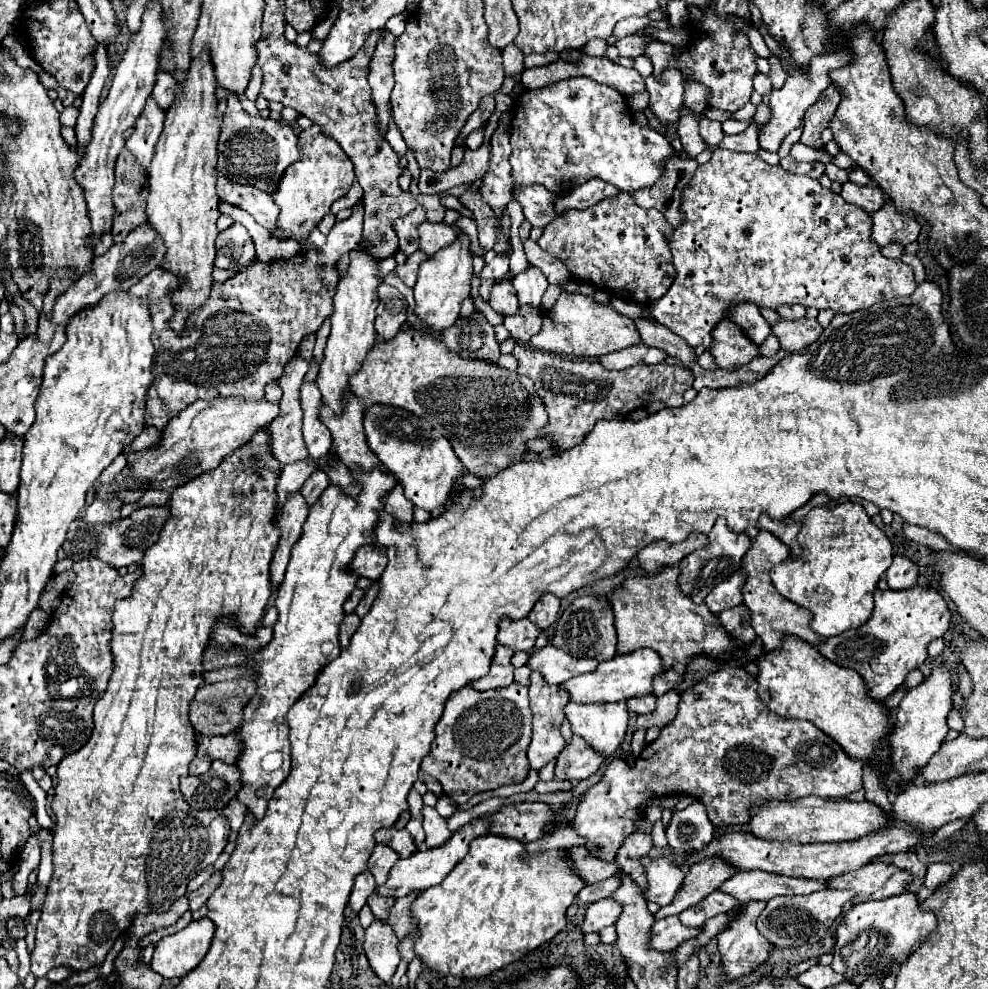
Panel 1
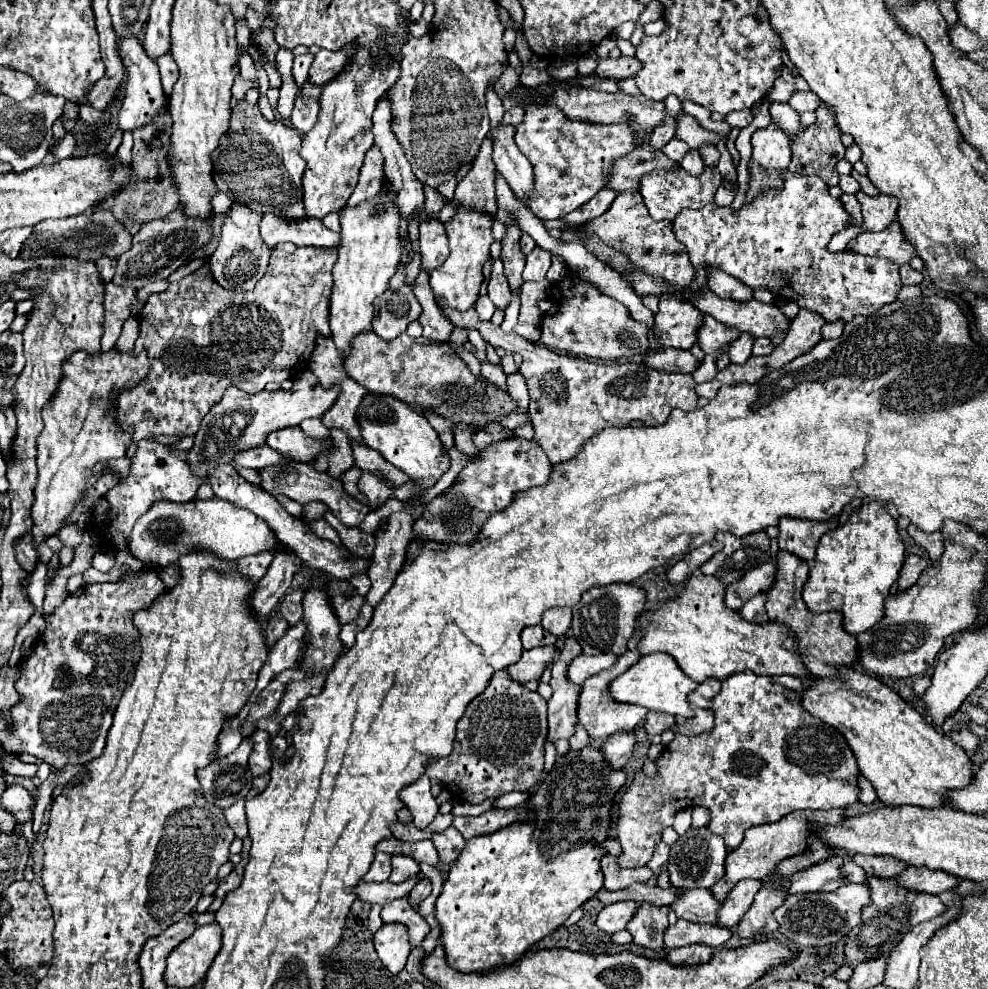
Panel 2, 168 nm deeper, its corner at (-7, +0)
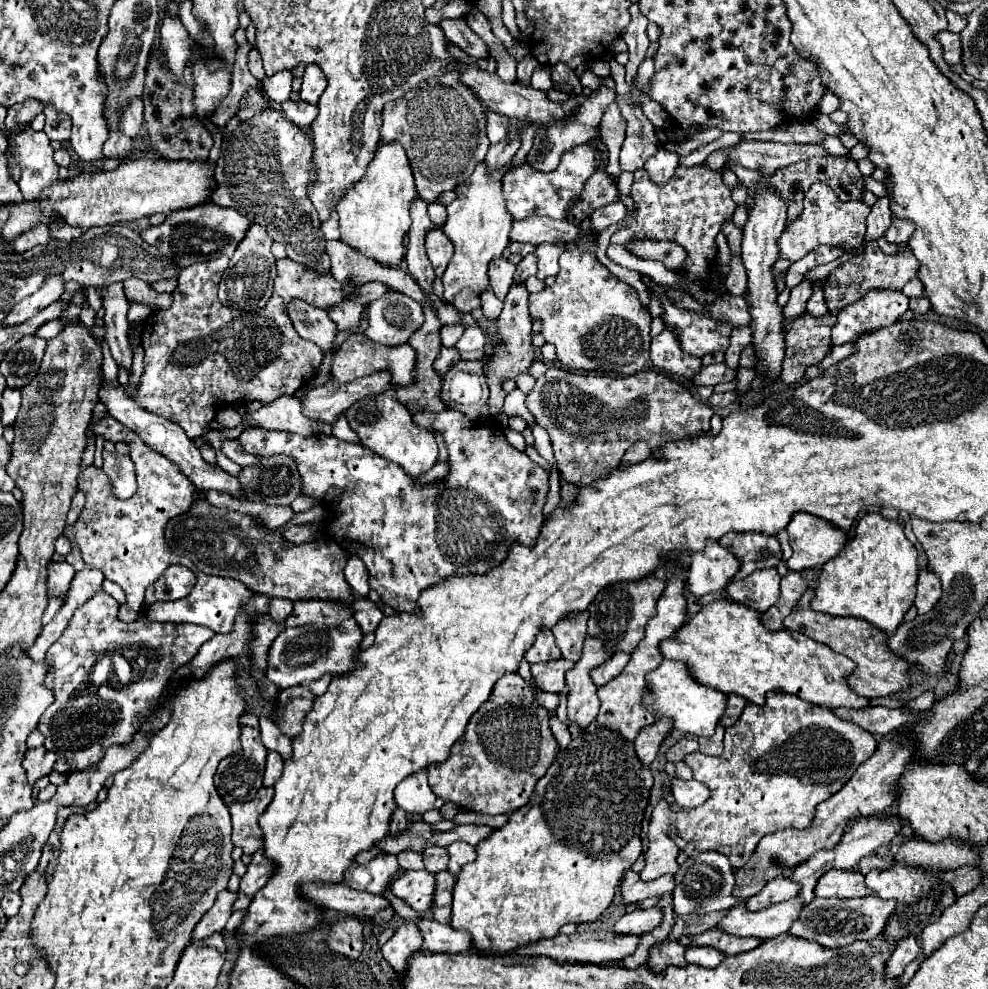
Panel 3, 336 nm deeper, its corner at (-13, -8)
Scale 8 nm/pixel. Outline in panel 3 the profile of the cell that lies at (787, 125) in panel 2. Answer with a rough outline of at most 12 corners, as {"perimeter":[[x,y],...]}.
{"perimeter":[[828,135],[822,147],[832,155],[850,157],[850,149],[842,145],[840,137]]}

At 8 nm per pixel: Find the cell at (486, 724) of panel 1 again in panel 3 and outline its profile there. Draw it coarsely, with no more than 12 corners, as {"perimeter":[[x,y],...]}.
{"perimeter":[[498,679],[444,763],[436,797],[510,815],[558,743],[540,687]]}

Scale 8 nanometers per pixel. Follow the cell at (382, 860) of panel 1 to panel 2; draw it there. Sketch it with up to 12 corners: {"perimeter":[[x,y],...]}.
{"perimeter":[[392,855],[392,883],[402,883],[420,873],[408,855]]}

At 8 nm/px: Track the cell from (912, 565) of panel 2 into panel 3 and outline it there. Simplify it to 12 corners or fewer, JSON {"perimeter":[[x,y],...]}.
{"perimeter":[[920,571],[916,609],[928,613],[942,595],[940,579]]}

